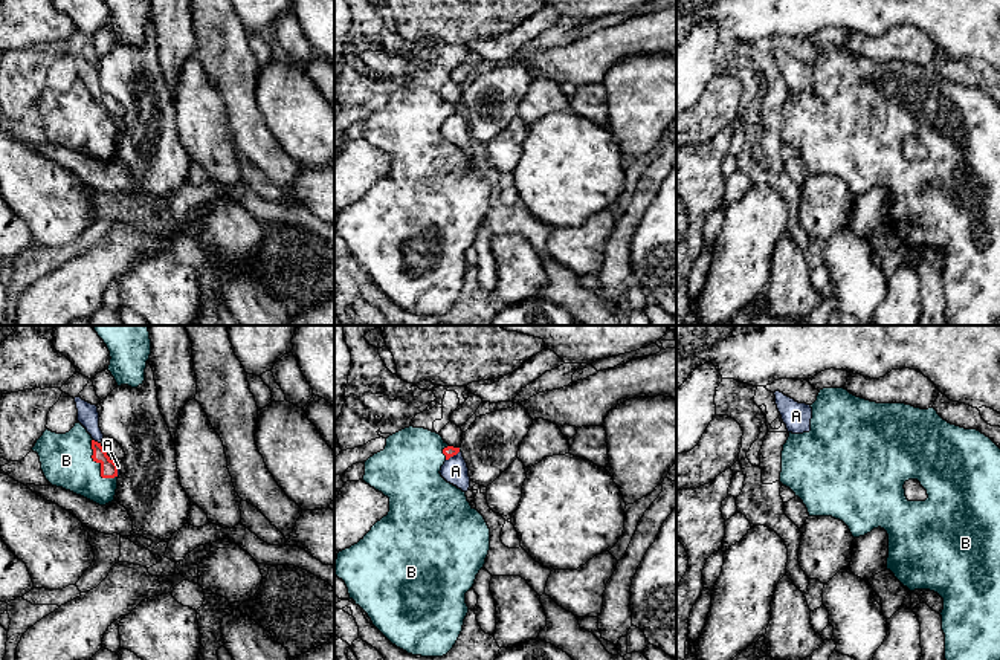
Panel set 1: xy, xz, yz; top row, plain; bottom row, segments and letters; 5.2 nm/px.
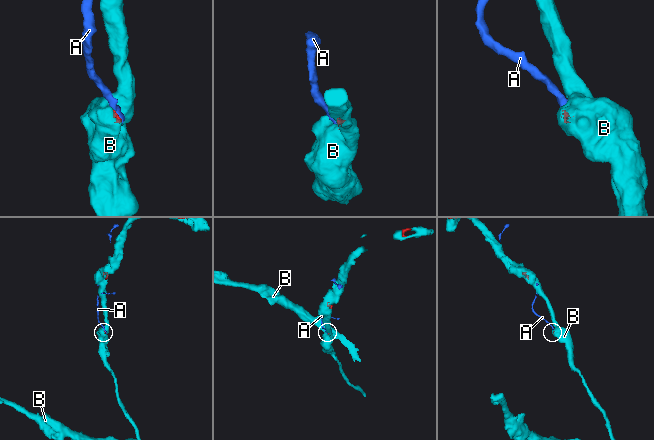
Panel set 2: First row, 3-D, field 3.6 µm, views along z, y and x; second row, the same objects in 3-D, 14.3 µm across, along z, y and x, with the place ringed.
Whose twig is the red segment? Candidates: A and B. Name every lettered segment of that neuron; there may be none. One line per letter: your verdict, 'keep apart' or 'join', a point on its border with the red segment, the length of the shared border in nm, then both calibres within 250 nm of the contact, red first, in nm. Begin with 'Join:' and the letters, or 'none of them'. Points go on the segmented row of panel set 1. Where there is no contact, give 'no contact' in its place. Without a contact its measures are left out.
Join: B
A: keep apart; contact xz (452, 456); length 90 nm; calibres 60 and 140 nm
B: join; contact xy (101, 465); length 240 nm; calibres 100 and 280 nm

